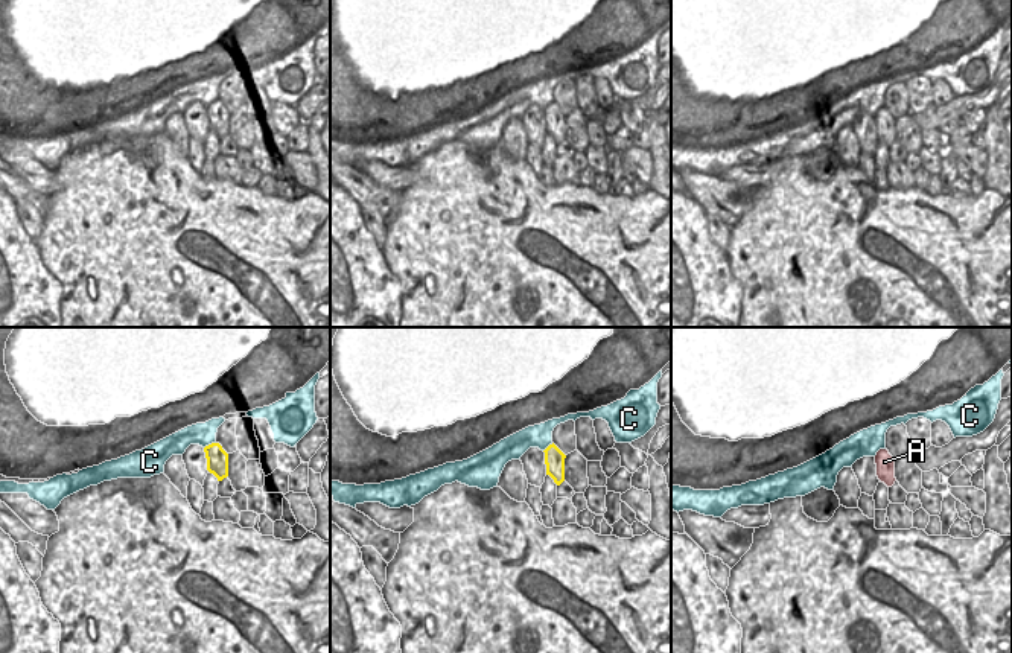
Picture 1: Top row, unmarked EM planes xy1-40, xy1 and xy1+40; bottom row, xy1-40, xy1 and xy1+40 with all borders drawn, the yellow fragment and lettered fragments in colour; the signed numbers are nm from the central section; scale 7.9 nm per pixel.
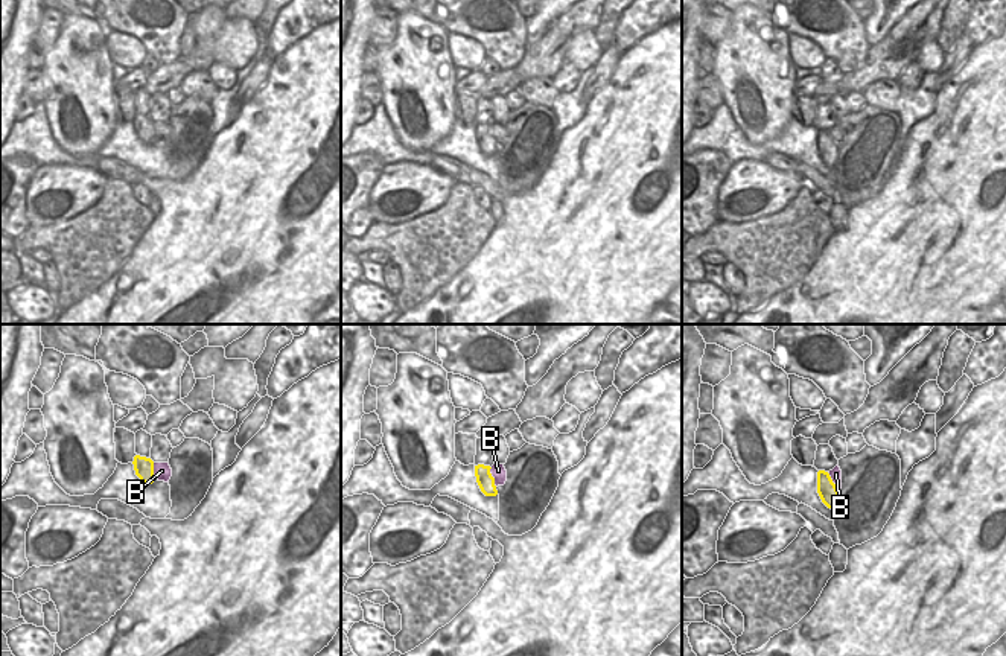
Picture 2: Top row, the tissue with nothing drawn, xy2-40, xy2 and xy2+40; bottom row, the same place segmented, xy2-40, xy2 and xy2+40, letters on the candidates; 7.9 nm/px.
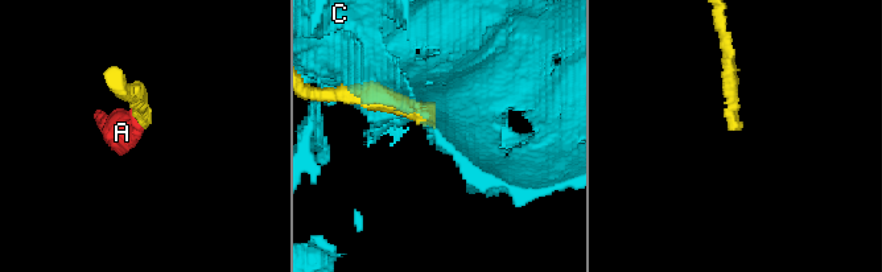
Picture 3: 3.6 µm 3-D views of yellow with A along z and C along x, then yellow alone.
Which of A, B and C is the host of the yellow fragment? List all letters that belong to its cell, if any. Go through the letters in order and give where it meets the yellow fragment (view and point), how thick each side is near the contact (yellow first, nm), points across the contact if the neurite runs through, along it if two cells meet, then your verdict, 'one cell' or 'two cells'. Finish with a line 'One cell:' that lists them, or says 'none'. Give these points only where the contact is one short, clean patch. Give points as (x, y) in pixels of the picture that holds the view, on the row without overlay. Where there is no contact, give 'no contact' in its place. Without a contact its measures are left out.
A: no contact | one cell
B: xy2 (492, 136) | 140/120 nm | along xy2 (490, 127), (490, 134), (496, 145) | two cells
C: xy1-40 (209, 104) | 170/180 nm | two cells
One cell: A

